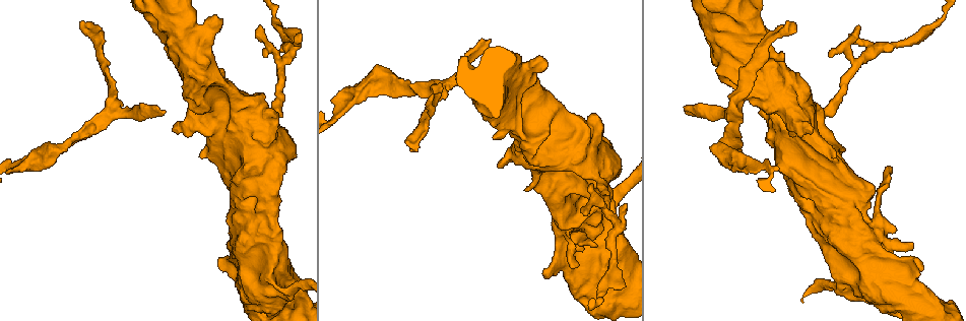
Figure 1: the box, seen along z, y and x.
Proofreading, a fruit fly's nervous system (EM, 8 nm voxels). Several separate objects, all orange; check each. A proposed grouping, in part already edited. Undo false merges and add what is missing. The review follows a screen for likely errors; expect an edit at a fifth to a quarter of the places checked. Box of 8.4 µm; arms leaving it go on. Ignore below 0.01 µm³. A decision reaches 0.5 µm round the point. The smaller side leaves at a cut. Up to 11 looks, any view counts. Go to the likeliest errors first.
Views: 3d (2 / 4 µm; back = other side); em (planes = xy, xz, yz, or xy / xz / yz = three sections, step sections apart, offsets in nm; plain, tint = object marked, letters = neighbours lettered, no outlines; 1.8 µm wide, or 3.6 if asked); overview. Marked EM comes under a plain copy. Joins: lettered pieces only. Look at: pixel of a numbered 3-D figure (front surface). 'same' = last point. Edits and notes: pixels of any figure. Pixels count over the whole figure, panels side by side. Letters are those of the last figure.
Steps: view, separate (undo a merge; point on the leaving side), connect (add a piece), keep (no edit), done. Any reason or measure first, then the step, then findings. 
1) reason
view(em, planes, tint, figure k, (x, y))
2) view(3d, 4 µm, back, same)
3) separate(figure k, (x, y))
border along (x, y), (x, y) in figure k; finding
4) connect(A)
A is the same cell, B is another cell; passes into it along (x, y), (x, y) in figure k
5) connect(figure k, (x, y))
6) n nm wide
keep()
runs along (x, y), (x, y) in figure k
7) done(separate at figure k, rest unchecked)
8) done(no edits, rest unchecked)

thick turns thin
view(em, planes, letters, figure 1, (110, 112))

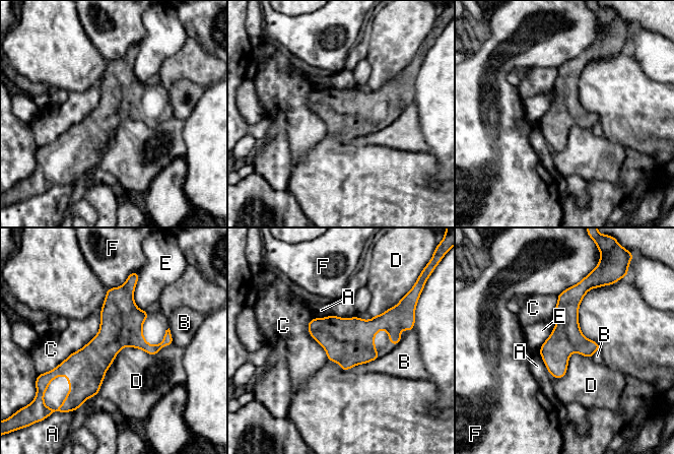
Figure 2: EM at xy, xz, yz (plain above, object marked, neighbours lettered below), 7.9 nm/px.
keep()
A, B, C, D, E and F are other cells; runs along (129, 282), (86, 395) in figure 2; continuous, no second neuron

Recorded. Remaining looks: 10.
a fork
view(em, 3.6 µm, planes, letters, figure 1, (34, 159))

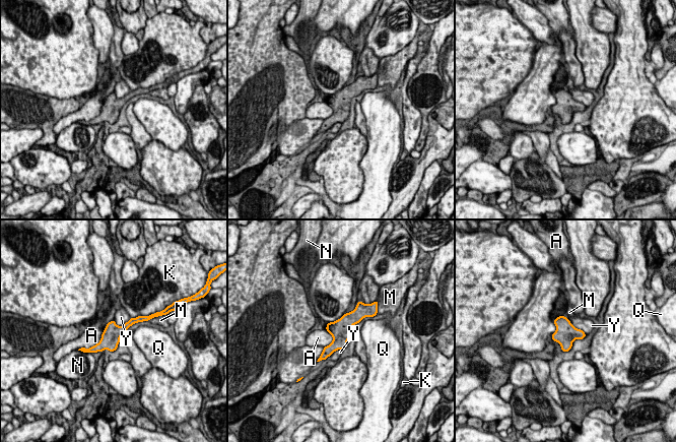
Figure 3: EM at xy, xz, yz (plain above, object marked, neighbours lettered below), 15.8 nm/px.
keep()
A, K, M, N, Q and Y are other cells; border along (130, 317), (121, 325), (114, 321) in figure 3; all the same neuron

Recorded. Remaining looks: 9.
sudden change in width
view(em, 3.6 µm, planes, tint, figure 1, (597, 247))

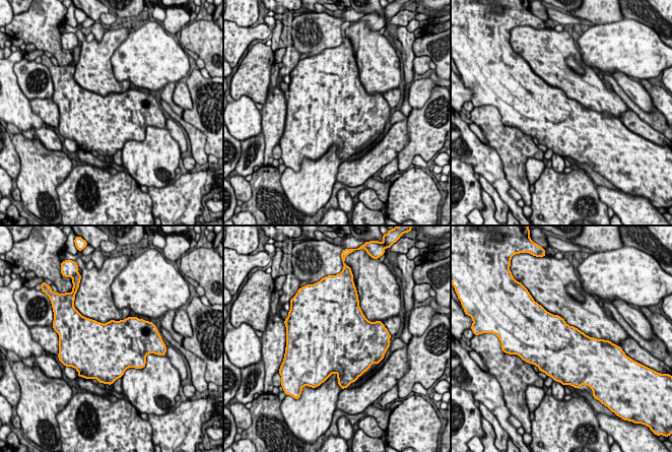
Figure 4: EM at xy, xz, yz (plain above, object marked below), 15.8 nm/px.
see the neighbours
view(em, 3.6 µm, planes, letters, same)

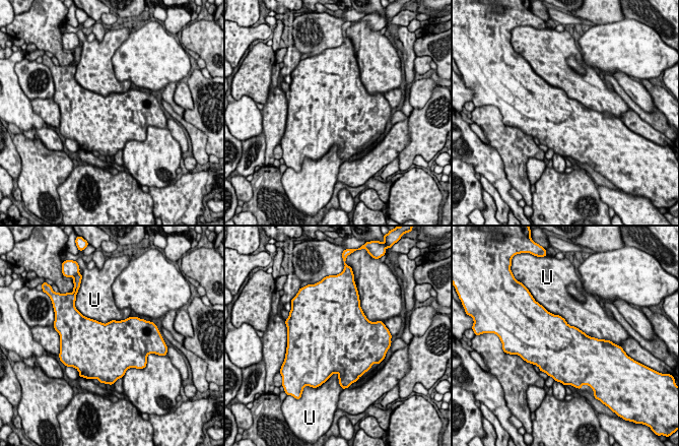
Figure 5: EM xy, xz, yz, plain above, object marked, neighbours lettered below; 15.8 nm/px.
U touches over 1000 nm
keep()
U is another cell; one neuron here

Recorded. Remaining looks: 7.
tapers out
view(3d, 4 µm, figure 1, (91, 28))

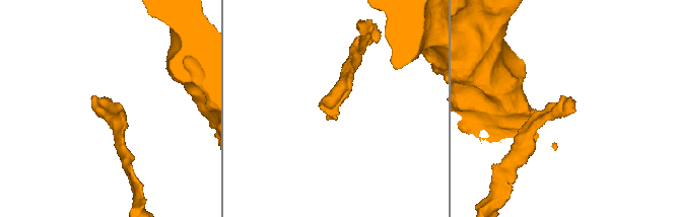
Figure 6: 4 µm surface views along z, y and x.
now the EM
view(em, planes, letters, figure 6, (106, 105))

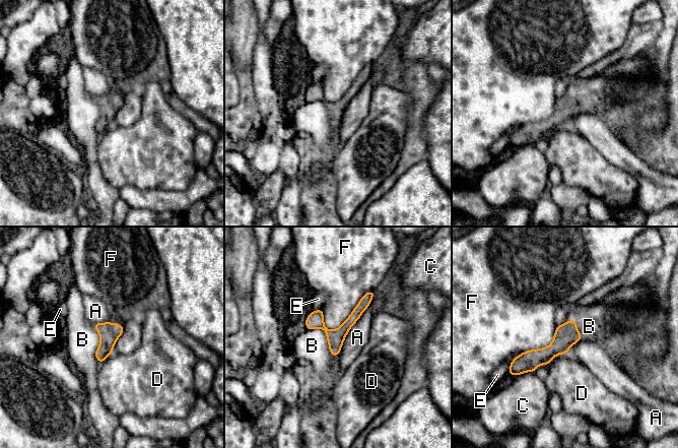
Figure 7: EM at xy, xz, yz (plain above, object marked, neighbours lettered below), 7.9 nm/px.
140 nm wide
keep()
A, B, C, D, E and F are other cells; runs along (572, 322), (548, 354), (514, 372) in figure 7; no lettered piece goes on from it

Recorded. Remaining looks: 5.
done(no edits, rest unchecked)

